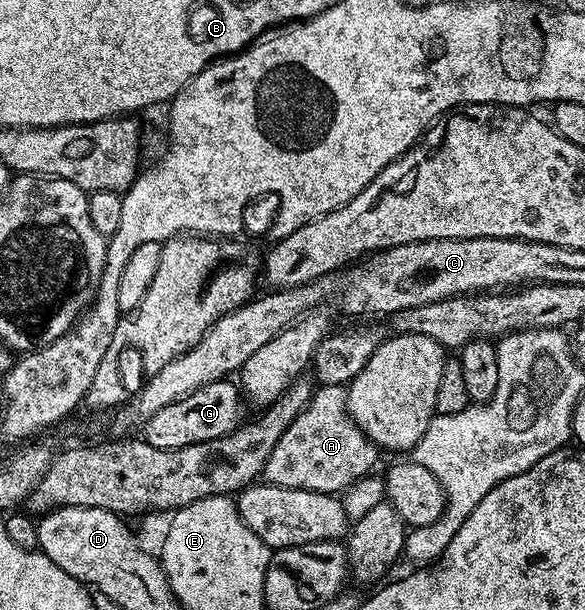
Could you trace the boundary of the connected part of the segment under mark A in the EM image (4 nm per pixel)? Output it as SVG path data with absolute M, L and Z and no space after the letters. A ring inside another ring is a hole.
M322 385L315 390L313 398L300 413L300 417L296 417L296 421L292 421L292 425L284 429L284 437L276 441L276 449L272 449L272 457L268 457L261 478L277 487L308 489L332 495L342 493L345 487L350 487L357 479L364 478L377 465L378 455L380 456L380 448L362 432L362 428L350 416L347 388L343 385Z

